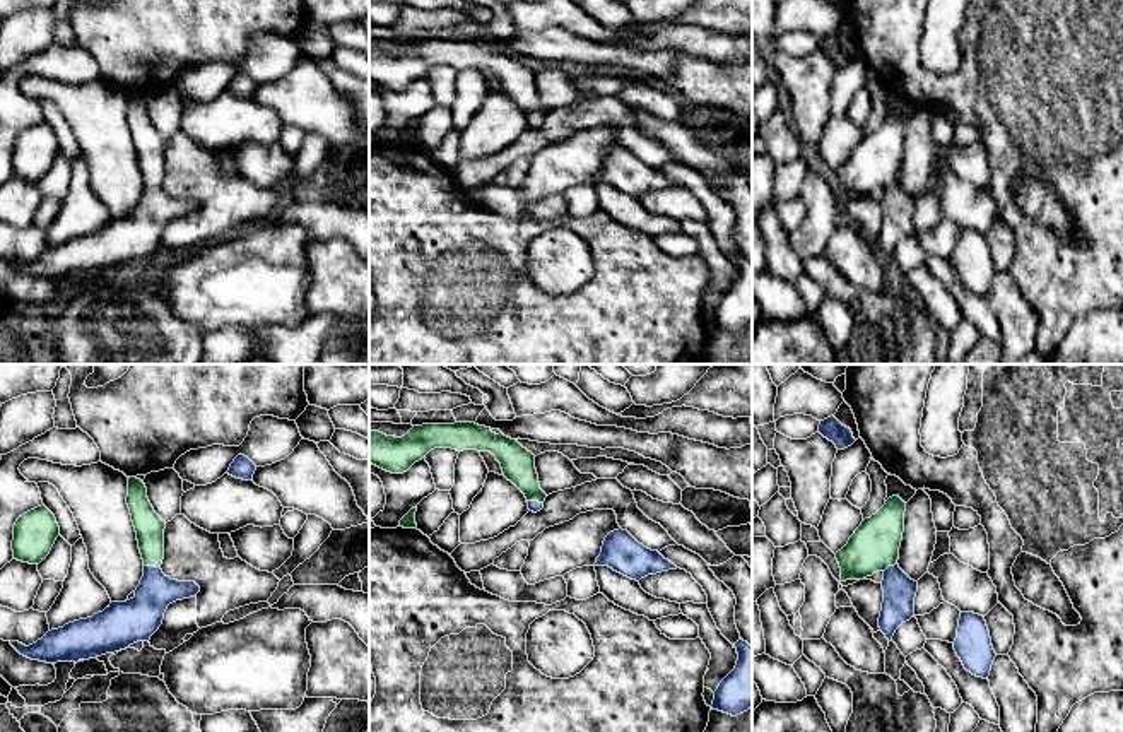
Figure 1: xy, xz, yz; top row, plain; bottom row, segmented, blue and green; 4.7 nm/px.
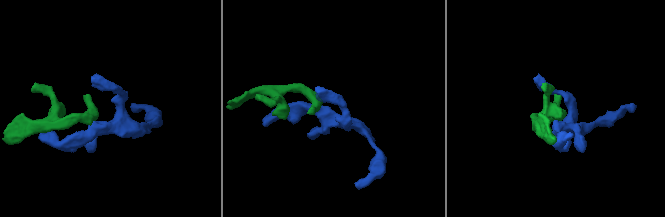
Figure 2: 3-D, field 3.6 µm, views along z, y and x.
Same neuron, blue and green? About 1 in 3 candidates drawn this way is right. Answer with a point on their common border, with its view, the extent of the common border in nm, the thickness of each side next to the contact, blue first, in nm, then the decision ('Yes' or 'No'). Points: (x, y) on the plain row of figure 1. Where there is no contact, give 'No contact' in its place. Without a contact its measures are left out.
Touches blue at xy (152, 183). Shared border 80 nm. Thickness 200 nm (blue) against 140 nm. Yes

